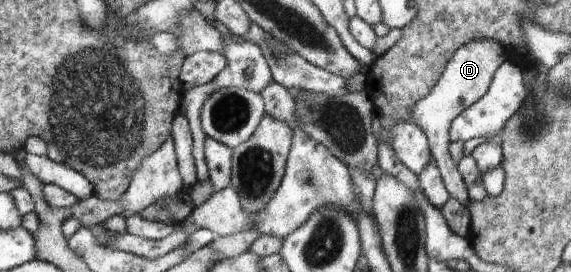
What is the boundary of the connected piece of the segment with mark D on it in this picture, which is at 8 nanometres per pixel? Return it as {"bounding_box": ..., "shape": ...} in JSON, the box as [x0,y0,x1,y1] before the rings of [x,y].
{"bounding_box":[410,39,507,208],"shape":[[[492,39],[473,40],[462,45],[445,66],[445,71],[441,74],[439,81],[429,94],[419,100],[410,109],[410,116],[414,119],[414,124],[419,126],[428,139],[430,156],[435,165],[439,168],[443,185],[447,193],[461,204],[468,208],[472,202],[468,196],[468,188],[464,184],[463,178],[458,170],[458,164],[453,161],[449,153],[450,127],[453,120],[478,102],[487,94],[493,76],[497,68],[507,61],[507,51],[504,47]]]}

